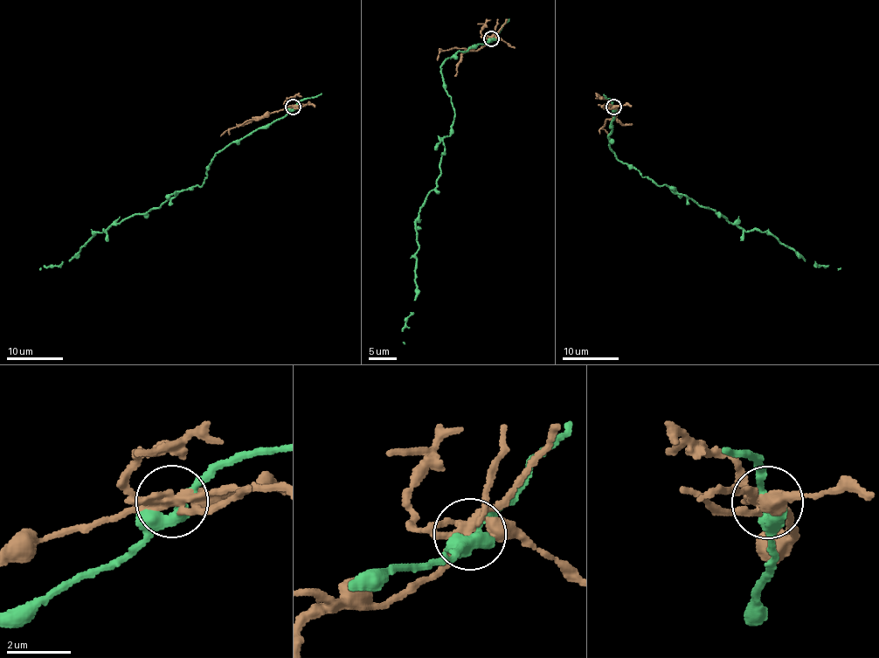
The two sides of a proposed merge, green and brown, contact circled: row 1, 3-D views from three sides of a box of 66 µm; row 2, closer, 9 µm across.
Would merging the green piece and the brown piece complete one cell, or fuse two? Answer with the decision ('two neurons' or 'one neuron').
two neurons

